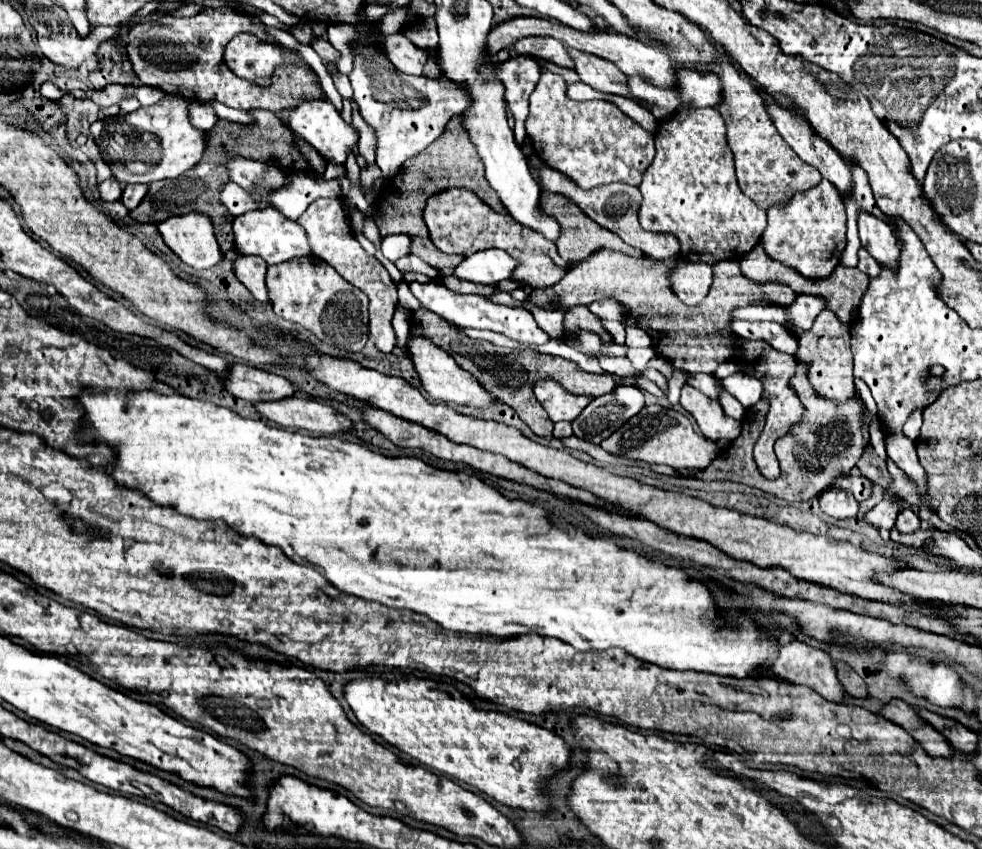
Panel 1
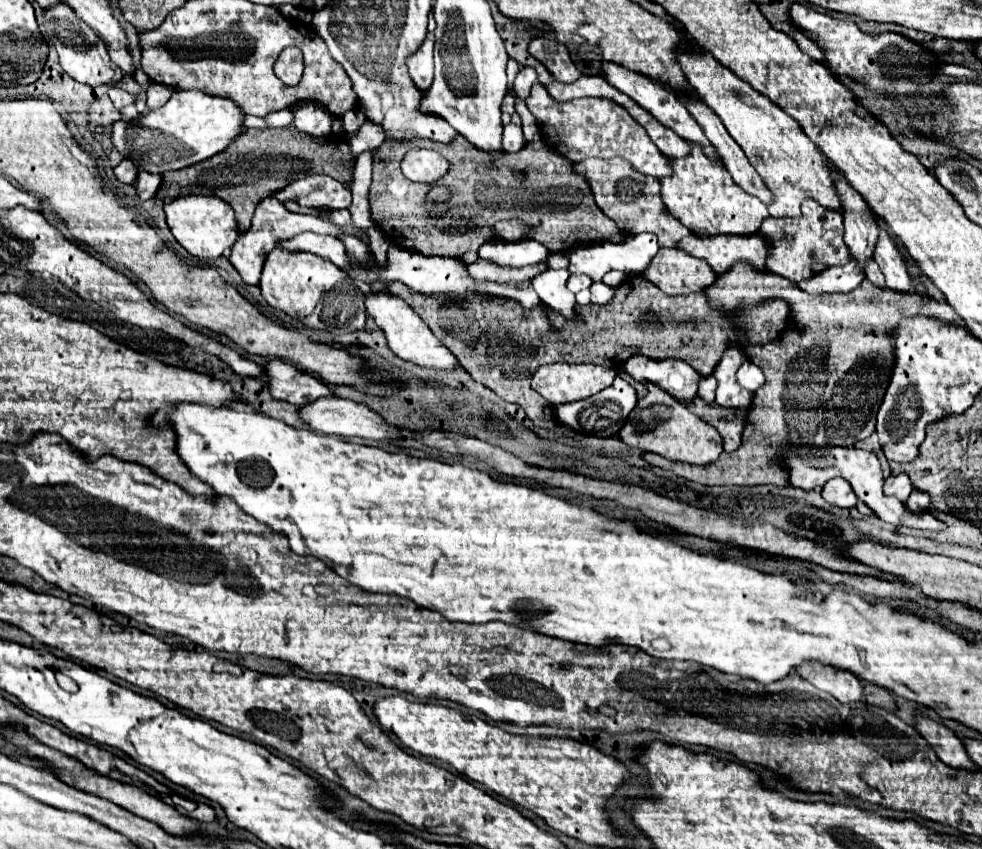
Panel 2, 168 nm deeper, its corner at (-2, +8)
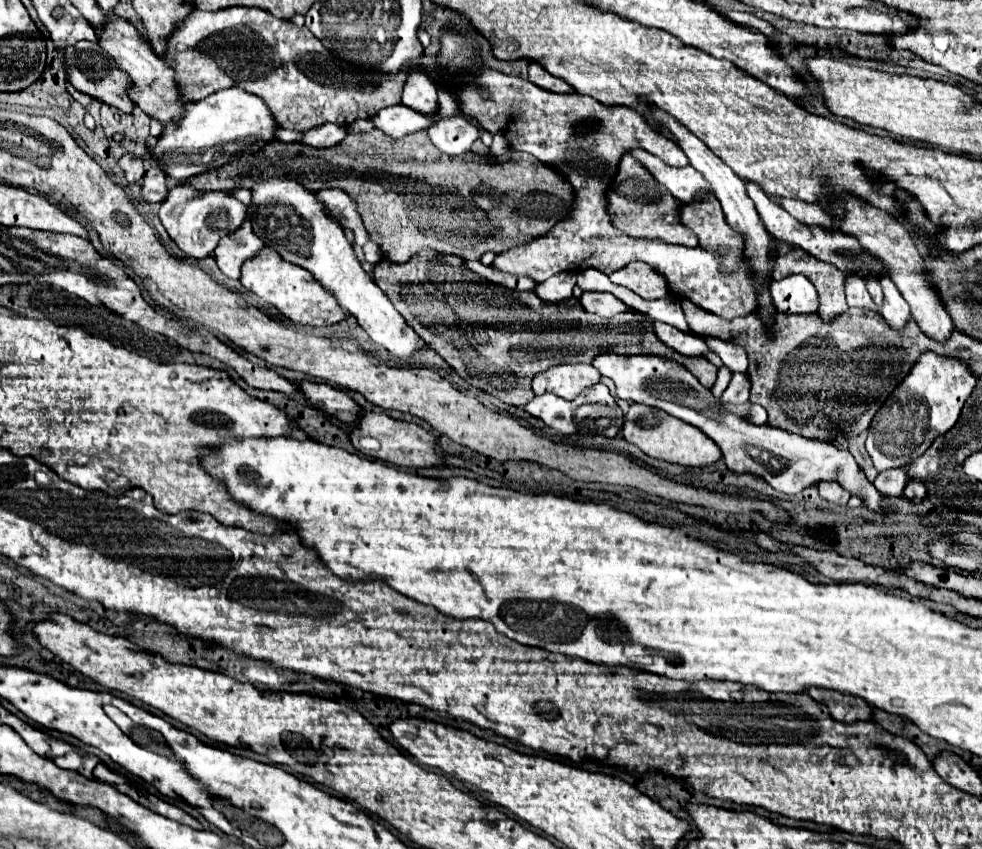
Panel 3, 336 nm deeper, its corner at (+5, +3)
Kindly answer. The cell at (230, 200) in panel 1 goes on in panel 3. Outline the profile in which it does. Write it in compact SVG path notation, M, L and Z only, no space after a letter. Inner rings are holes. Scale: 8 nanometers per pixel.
M244 220L240 230L232 232L232 236L224 236L224 240L220 240L220 244L216 246L214 258L216 258L222 274L238 280L240 266L244 264L244 260L252 258L262 246L264 246L264 242L252 232L252 226L248 224L248 220Z

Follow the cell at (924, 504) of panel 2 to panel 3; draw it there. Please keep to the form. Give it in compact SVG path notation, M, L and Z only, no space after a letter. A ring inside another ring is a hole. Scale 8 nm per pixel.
M908 480L906 488L904 488L904 496L908 500L924 500L926 498L926 484L922 480Z

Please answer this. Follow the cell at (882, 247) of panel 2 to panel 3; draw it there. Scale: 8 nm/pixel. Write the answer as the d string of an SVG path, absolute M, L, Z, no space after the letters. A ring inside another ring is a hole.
M880 278L882 290L884 290L884 304L880 308L882 318L888 322L890 328L904 328L910 320L910 308L904 302L902 294L898 292L896 284L892 284L890 278Z

